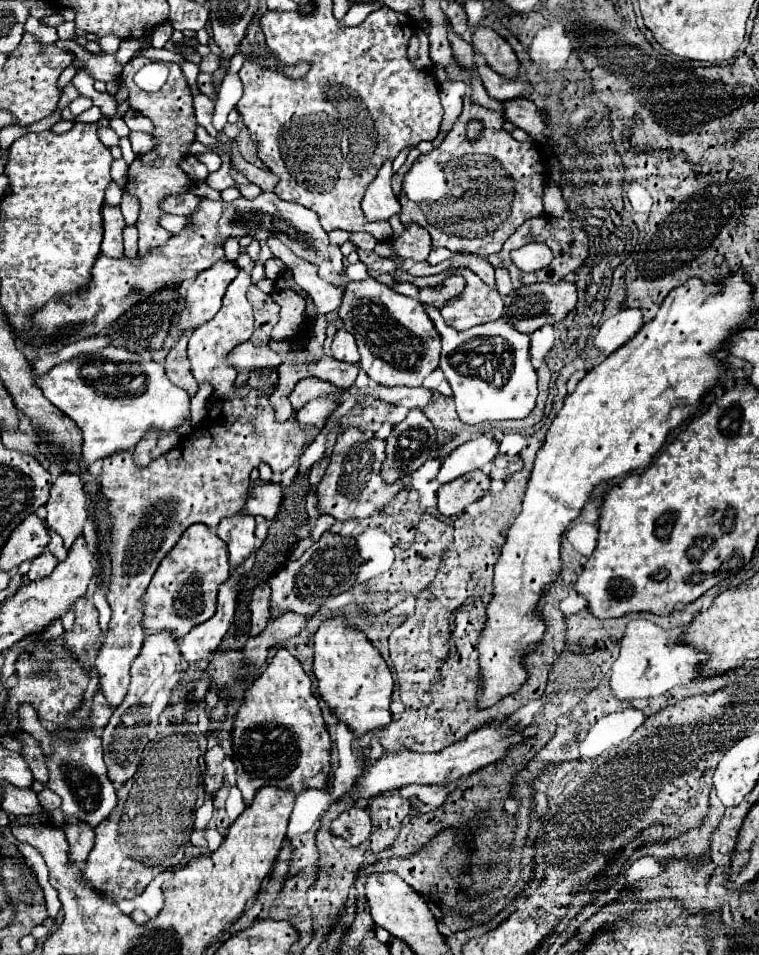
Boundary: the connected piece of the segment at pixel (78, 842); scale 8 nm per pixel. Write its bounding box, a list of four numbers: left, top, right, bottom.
[63,823,93,865]

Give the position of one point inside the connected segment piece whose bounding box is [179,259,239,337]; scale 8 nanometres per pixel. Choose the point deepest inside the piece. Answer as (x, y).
(204, 295)

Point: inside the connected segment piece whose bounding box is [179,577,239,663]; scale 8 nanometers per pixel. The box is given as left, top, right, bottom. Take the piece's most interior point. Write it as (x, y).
(201, 641)

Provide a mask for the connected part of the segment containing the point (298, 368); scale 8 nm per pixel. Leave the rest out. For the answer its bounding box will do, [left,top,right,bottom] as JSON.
[271,349,359,421]

